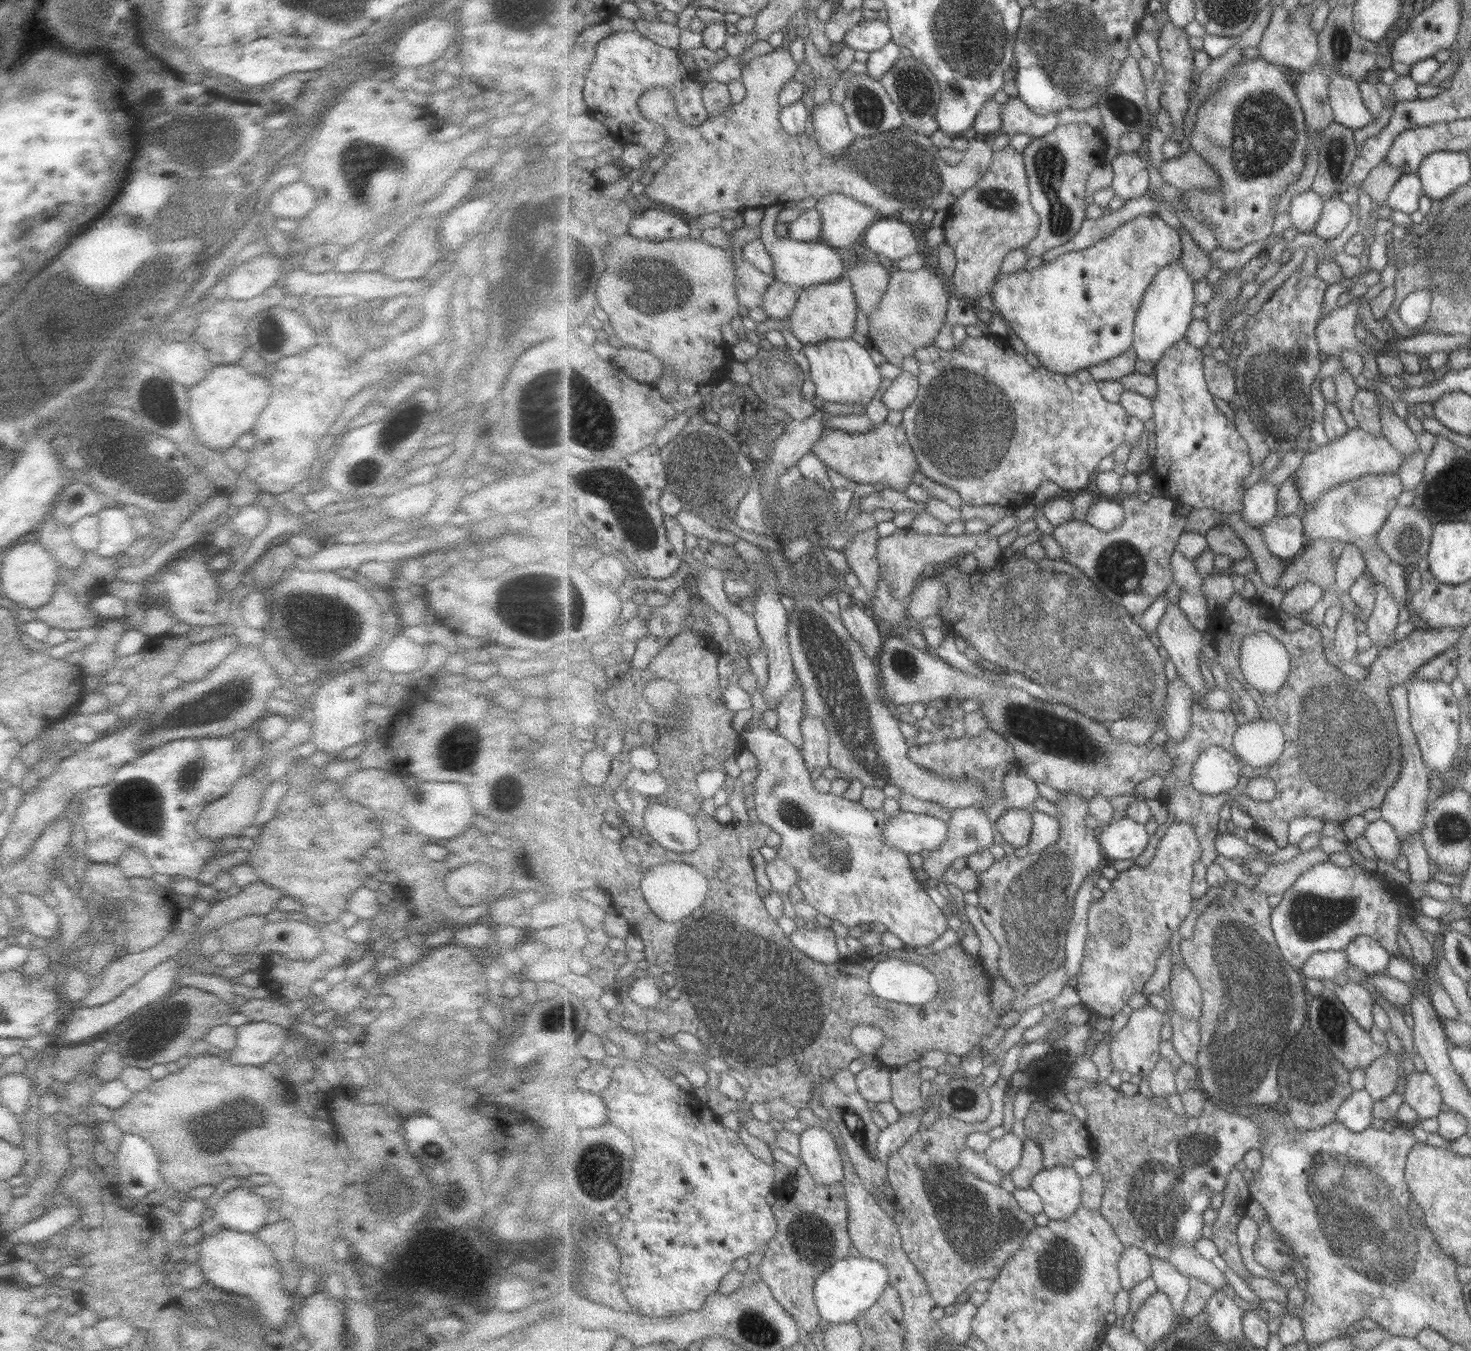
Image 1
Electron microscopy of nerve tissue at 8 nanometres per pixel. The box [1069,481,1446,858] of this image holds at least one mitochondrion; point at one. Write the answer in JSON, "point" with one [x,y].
{"point":[1348,760]}

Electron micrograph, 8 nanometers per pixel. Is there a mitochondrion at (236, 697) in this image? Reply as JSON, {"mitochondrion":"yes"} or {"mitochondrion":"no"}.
{"mitochondrion":"no"}

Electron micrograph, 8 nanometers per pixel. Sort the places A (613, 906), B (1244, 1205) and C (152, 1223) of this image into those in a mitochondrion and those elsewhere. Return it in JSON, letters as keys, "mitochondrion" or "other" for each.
{"A":"other","B":"other","C":"other"}

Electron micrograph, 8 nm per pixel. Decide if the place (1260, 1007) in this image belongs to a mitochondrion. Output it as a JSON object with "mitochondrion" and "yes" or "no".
{"mitochondrion":"yes"}

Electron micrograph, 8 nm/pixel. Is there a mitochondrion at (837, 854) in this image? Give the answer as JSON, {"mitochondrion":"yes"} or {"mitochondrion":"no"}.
{"mitochondrion":"yes"}

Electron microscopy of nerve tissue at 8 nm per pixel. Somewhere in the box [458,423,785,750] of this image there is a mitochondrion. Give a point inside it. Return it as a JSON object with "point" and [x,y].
{"point":[710,477]}

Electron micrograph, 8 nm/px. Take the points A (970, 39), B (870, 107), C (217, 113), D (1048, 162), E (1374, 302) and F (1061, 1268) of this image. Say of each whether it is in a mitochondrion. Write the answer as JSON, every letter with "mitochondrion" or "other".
{"A":"mitochondrion","B":"mitochondrion","C":"mitochondrion","D":"mitochondrion","E":"other","F":"mitochondrion"}

